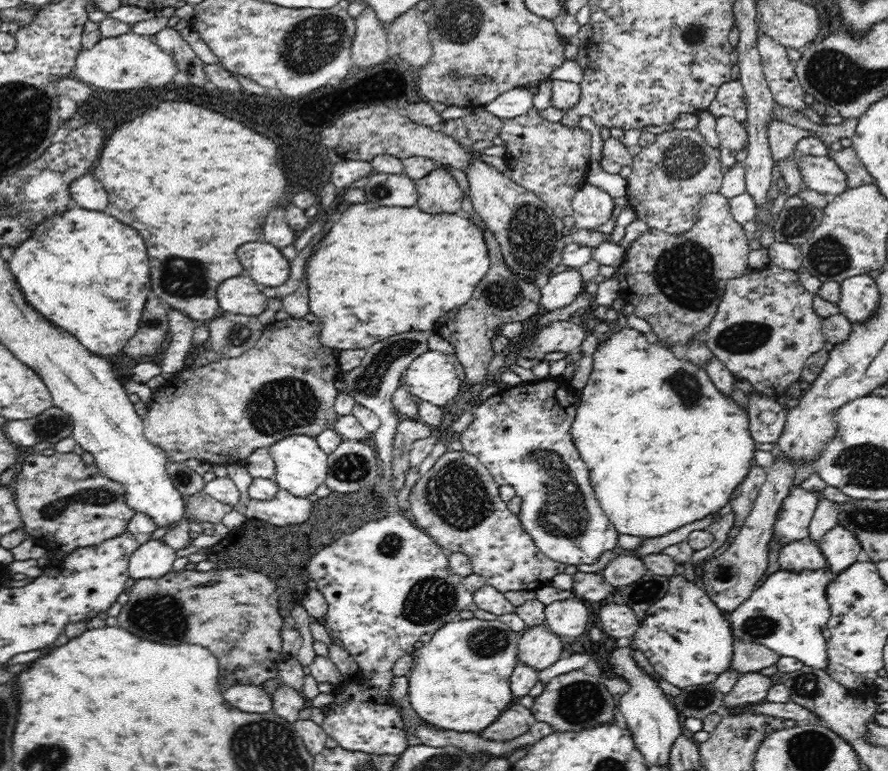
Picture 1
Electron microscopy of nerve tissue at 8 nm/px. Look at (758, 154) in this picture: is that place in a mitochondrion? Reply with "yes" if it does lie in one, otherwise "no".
no

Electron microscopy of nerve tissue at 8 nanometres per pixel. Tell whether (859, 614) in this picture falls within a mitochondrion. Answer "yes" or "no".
no

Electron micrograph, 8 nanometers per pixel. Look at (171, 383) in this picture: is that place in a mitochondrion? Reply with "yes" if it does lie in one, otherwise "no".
no

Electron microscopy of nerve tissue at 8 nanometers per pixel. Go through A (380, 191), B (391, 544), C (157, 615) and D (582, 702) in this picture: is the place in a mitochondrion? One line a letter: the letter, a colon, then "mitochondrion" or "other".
A: mitochondrion
B: mitochondrion
C: mitochondrion
D: mitochondrion

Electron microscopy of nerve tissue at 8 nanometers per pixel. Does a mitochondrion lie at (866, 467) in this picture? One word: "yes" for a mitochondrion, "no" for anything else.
yes

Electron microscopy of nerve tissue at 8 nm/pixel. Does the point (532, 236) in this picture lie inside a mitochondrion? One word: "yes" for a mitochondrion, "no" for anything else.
yes

